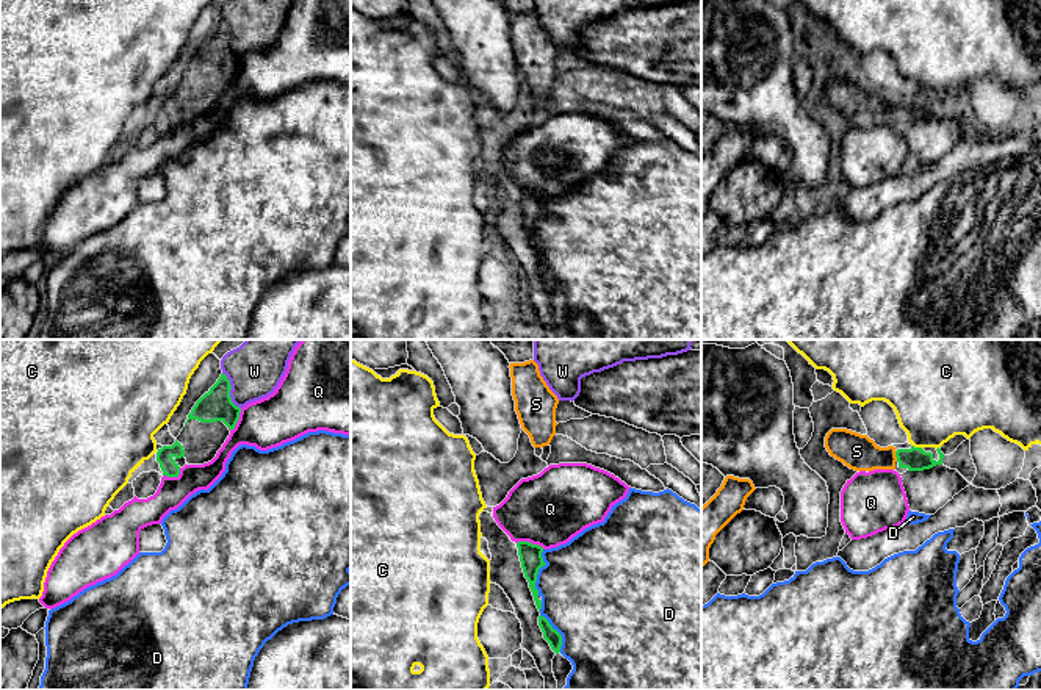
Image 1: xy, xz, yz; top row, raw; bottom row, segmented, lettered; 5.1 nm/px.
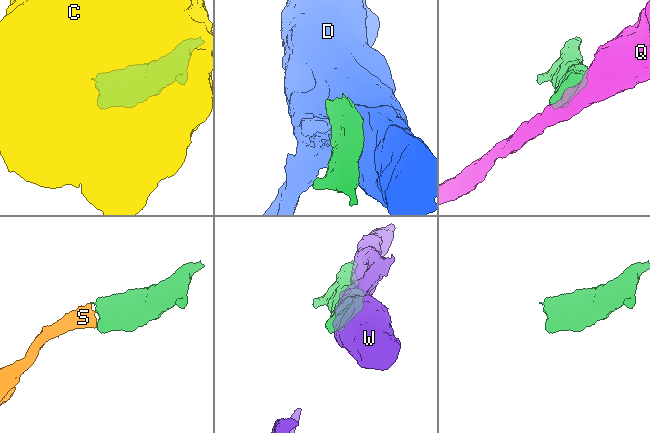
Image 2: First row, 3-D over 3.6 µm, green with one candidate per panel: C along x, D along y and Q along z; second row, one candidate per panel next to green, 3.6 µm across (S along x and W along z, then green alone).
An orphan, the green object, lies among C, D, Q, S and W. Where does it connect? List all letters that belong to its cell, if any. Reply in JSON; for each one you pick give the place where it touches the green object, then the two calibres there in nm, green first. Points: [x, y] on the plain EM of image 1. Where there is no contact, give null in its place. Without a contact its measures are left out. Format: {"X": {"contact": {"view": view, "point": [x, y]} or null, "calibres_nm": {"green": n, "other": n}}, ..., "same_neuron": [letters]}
{"S": {"contact": {"view": "yz", "point": [896, 105]}, "calibres_nm": {"green": 120, "other": 180}}, "same_neuron": ["S"]}

